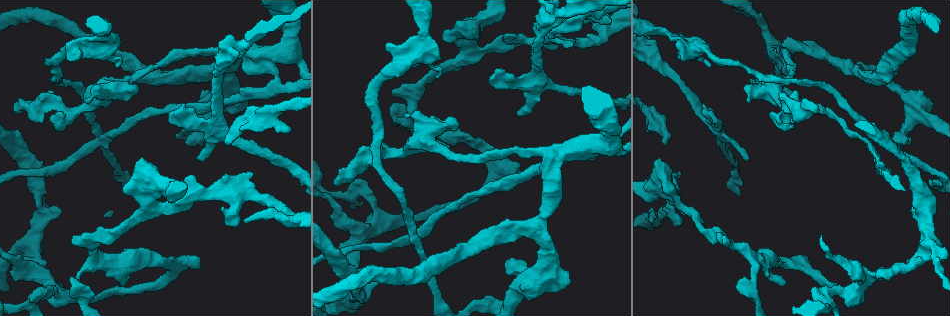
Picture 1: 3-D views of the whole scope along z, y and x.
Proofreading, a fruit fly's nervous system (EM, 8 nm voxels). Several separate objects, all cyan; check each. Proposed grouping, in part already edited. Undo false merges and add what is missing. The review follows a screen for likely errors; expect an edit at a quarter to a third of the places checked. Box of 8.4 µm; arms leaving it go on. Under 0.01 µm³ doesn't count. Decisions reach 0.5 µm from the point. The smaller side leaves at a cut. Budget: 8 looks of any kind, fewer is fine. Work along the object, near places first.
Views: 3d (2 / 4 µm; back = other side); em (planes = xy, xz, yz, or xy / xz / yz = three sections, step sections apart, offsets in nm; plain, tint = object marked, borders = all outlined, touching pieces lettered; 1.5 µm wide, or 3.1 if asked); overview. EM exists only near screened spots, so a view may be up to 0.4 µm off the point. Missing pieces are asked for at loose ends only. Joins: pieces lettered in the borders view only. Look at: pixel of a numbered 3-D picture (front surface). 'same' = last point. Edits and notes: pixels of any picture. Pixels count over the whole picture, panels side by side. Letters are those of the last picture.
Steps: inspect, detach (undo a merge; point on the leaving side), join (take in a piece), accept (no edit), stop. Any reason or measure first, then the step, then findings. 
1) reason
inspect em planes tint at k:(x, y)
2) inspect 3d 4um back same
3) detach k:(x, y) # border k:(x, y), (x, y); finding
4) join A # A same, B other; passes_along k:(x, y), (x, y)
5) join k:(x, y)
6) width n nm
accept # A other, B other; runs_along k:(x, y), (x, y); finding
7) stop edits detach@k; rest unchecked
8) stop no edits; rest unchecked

an open end
inspect 3d 2um at 1:(185, 140)

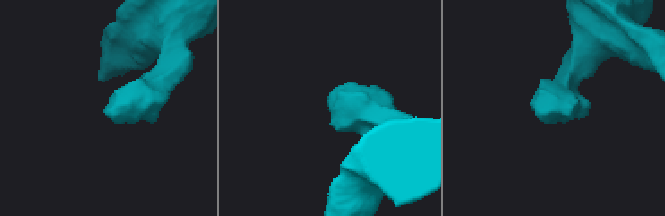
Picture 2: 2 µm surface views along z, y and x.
need the tissue
inspect em planes borders at 2:(544, 110)

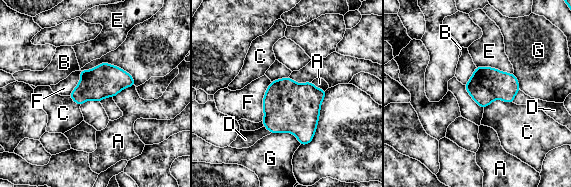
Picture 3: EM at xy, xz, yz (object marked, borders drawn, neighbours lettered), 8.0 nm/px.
width 260 nm
accept # A other, B other, C other, D other, E other, F other, G other; border 3:(134, 85), (122, 88), (113, 97); none of them fits

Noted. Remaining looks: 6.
branch stops here
inspect em planes borders at 1:(200, 265)

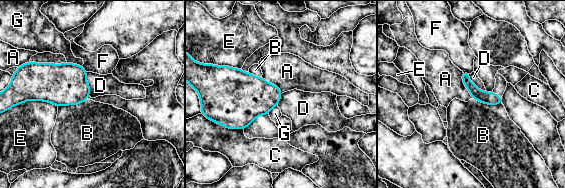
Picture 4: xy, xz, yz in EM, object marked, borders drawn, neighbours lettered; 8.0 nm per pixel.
longest_contact E 300 nm
accept # A other, B other, C other, D other, E other, F other, G other; border 4:(268, 113), (258, 115), (244, 129); no lettered piece goes on from it

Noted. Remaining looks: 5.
two arms in line, one across
inspect em yz step 8 borders at 1:(286, 210)

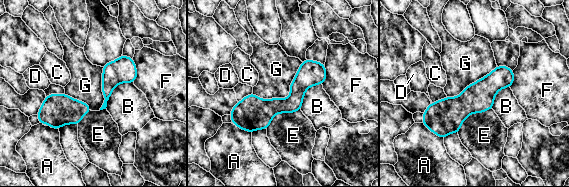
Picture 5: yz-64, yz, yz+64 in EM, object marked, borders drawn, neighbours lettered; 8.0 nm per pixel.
accept # A other, B other, C other, D other, E other, F other, G other; runs_along 5:(322, 67), (285, 105), (233, 116); all the same neuron

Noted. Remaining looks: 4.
stop no edits; rest unchecked

